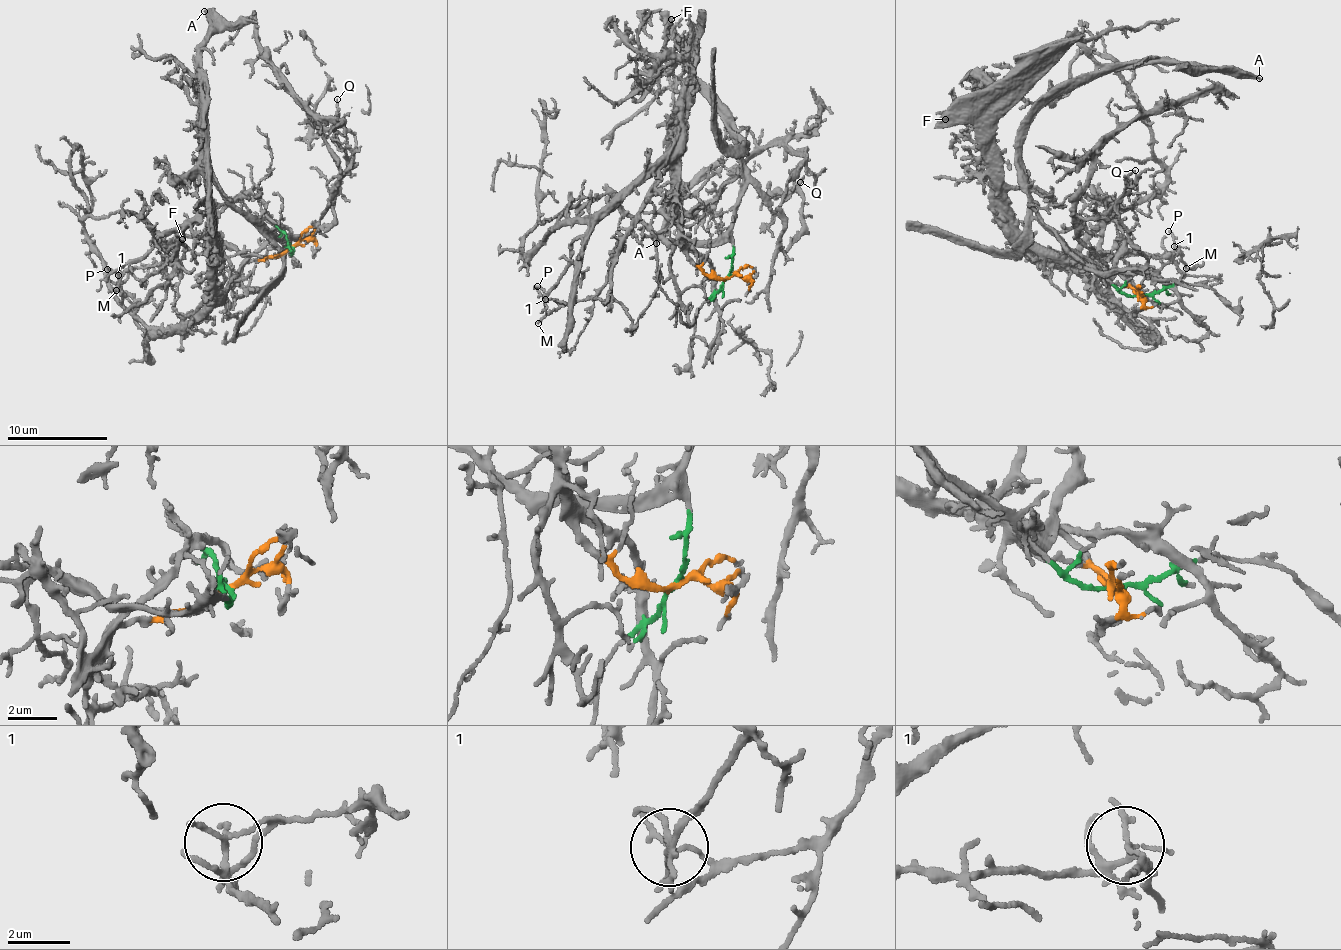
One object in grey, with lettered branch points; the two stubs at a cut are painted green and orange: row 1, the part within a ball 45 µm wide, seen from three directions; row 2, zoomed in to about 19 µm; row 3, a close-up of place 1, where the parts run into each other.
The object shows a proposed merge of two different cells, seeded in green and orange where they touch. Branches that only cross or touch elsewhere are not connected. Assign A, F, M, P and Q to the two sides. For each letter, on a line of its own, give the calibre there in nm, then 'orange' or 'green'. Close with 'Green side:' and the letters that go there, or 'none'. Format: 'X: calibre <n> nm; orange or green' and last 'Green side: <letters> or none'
A: calibre 240 nm; green
F: calibre 220 nm; orange
M: calibre 160 nm; green
P: calibre 100 nm; orange
Q: calibre 150 nm; green
Green side: A, M, Q

